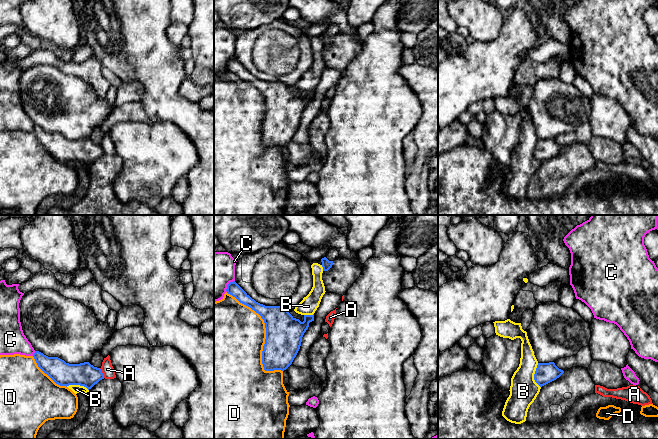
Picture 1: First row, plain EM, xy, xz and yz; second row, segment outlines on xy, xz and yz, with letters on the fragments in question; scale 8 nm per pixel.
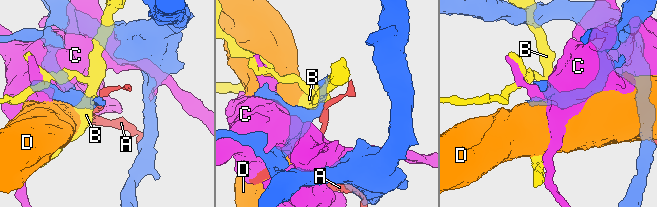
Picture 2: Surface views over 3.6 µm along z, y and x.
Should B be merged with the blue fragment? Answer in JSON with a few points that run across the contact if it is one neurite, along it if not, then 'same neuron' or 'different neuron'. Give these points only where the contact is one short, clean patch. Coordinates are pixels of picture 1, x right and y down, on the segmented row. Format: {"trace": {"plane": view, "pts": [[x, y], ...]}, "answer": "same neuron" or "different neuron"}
{"answer": "different neuron"}

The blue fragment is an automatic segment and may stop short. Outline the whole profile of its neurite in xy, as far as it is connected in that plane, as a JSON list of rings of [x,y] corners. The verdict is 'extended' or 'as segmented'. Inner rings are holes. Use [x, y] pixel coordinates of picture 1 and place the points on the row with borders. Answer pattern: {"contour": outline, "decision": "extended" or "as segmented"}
{"contour": [[[35,351],[33,357],[38,367],[60,386],[80,385],[91,389],[104,375],[100,368],[89,362],[69,364],[58,357],[48,357]]], "decision": "as segmented"}

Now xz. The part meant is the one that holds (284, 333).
{"contour": [[[235,281],[227,285],[227,293],[250,307],[264,320],[266,339],[262,351],[265,371],[286,370],[296,357],[302,337],[314,321],[313,315],[304,315],[304,321],[294,318],[281,306],[265,306],[252,299]]], "decision": "as segmented"}

